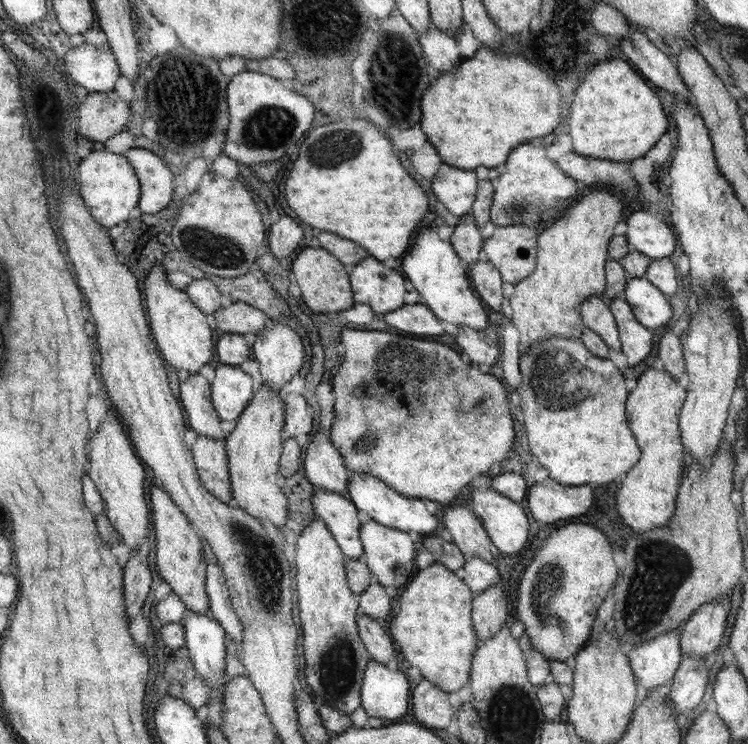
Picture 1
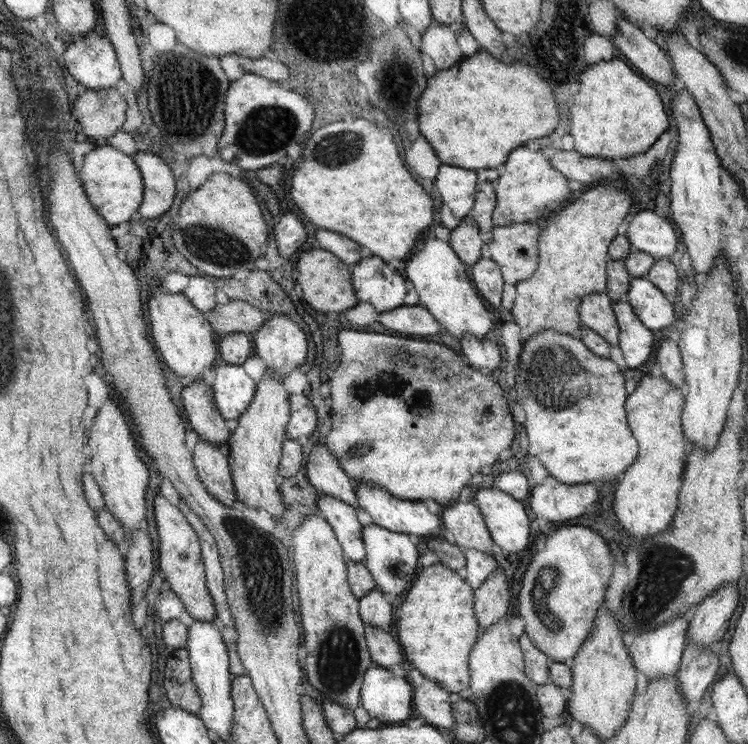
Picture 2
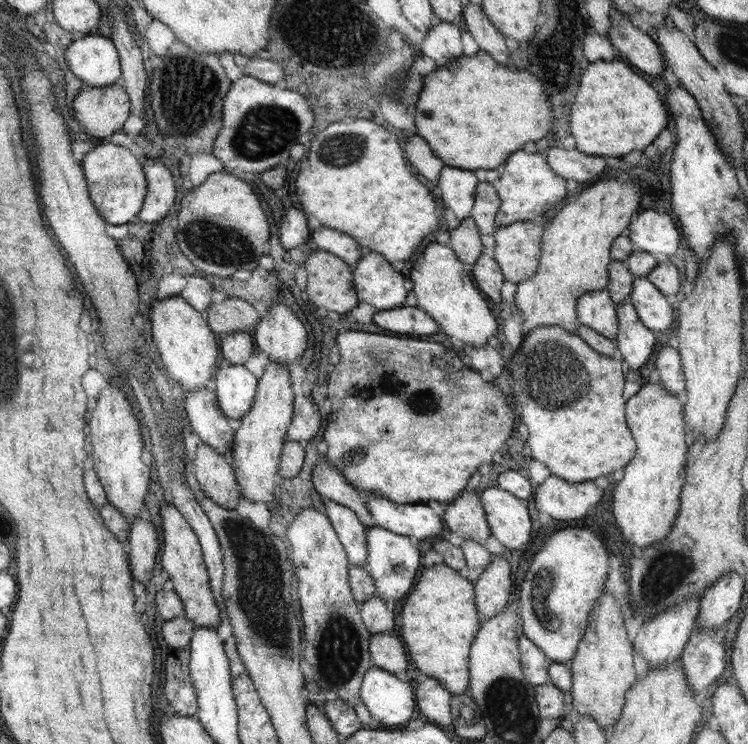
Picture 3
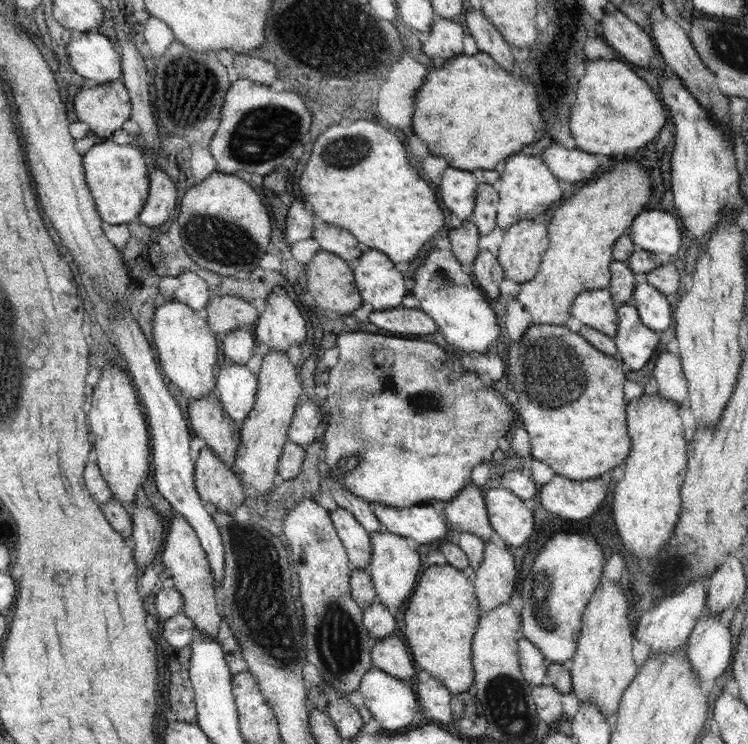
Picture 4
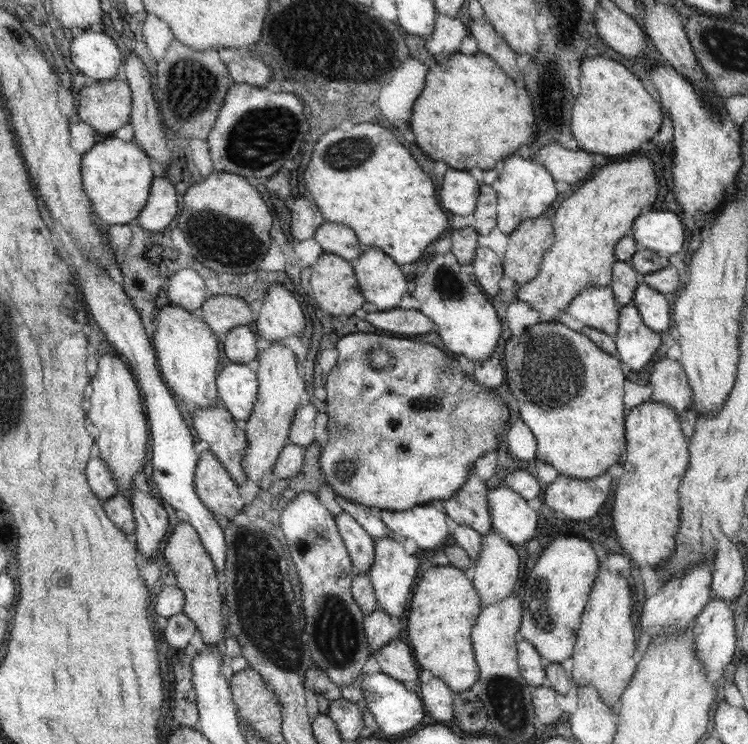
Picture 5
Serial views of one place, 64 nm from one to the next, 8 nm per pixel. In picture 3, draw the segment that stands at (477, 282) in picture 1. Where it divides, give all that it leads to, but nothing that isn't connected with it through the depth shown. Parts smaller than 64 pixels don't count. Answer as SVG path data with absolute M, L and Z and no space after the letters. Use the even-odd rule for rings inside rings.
M482 253L482 260L478 260L478 264L471 266L471 271L474 275L474 280L477 280L478 288L493 300L496 304L500 304L502 297L500 297L500 288L504 284L502 278L502 271L497 261L492 260L492 256L484 256Z

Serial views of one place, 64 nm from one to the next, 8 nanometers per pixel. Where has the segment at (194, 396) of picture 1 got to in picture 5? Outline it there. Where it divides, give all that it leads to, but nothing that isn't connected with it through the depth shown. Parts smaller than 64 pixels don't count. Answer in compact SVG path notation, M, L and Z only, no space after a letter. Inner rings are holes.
M214 405L201 408L191 414L194 430L200 440L208 442L211 450L228 469L234 480L248 479L244 469L244 458L248 450L248 437L234 422L233 415L225 407Z

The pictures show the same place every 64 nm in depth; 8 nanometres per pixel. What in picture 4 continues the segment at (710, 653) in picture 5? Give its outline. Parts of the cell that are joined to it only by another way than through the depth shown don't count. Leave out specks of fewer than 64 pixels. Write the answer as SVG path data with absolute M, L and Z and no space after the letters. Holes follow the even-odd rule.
M706 611L685 646L690 664L701 676L703 684L706 680L718 678L732 662L730 625L721 624L721 615L722 612Z

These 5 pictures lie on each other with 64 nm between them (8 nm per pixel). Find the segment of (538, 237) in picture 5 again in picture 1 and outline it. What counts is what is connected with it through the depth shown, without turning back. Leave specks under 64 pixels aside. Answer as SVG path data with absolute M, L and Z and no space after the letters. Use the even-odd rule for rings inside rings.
M497 226L492 236L486 239L485 253L490 264L496 265L506 282L516 286L522 279L528 278L537 268L537 236L541 228L538 226Z

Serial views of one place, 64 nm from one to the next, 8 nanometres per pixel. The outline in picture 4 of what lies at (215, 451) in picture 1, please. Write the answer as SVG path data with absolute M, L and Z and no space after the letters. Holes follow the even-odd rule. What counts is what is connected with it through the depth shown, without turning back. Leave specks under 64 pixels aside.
M210 447L200 450L193 479L199 497L209 507L234 513L245 500L237 473Z

